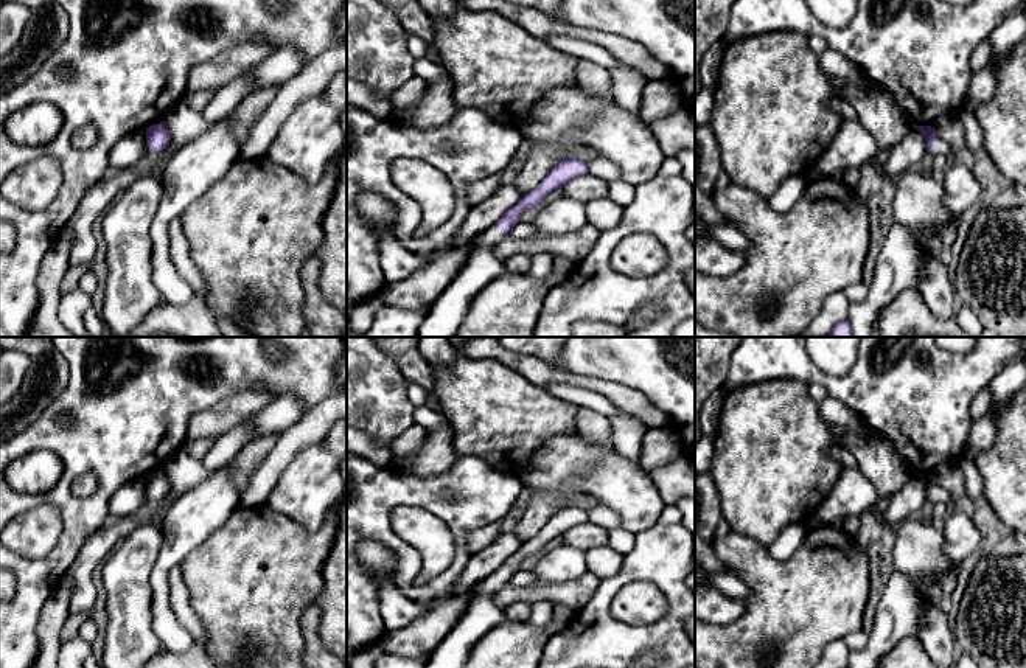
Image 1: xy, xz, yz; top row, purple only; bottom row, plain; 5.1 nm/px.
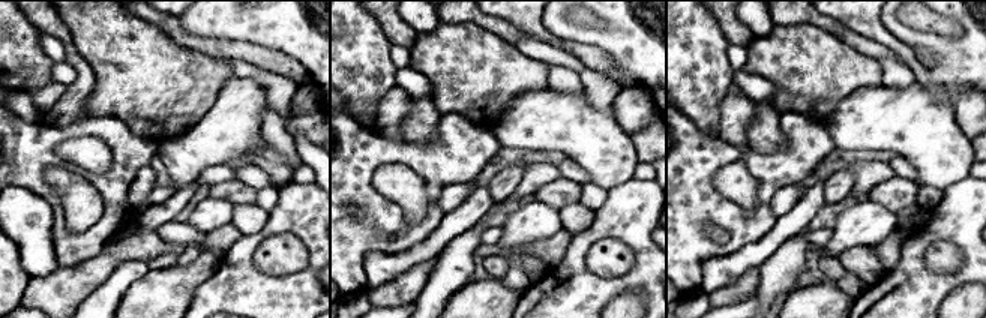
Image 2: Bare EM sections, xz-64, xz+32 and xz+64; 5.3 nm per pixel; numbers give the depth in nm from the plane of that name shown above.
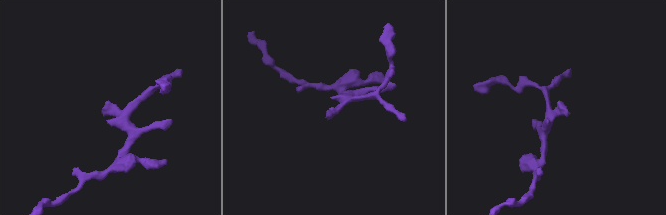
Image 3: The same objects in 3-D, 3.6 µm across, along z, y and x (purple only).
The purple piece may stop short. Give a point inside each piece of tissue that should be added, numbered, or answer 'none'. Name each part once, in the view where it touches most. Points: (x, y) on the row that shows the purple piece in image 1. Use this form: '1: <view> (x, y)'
1: yz (939, 148)

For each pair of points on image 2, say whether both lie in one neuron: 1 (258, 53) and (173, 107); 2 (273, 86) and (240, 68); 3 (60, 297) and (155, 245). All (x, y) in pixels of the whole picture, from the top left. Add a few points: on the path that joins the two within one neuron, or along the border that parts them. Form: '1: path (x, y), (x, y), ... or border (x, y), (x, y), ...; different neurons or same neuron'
1: border (191, 47), (224, 60); different neurons
2: path (266, 78), (248, 71); same neuron
3: path (84, 278), (93, 273), (114, 252), (131, 245); same neuron

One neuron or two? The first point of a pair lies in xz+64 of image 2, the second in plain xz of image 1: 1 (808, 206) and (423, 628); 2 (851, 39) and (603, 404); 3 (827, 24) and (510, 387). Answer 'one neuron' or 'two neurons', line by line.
1: two neurons
2: one neuron
3: two neurons

